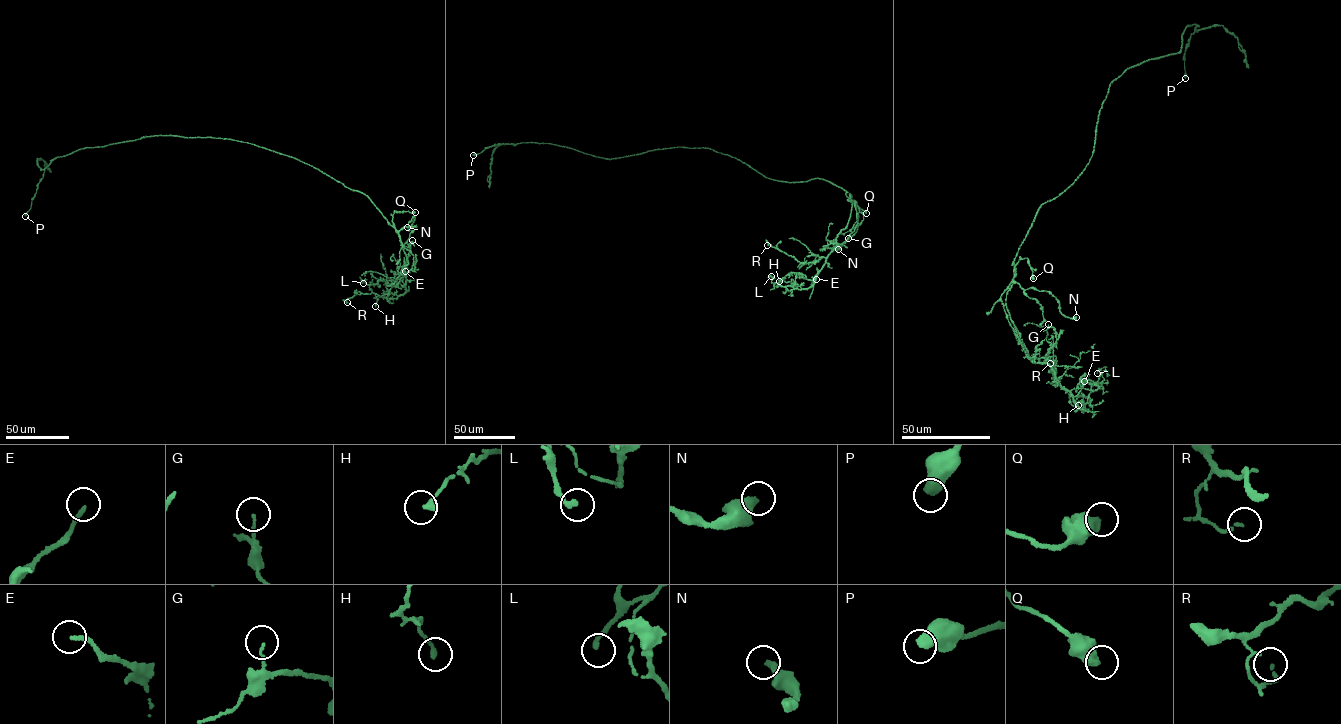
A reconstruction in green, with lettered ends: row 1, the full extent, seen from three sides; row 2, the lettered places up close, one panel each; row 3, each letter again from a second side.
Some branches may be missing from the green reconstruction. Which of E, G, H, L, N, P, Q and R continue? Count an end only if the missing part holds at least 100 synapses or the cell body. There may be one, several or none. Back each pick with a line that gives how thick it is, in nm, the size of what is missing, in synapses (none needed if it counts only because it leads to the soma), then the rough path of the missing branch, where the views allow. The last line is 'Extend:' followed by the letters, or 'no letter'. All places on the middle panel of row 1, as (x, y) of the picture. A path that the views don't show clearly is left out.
Extend: no letter

